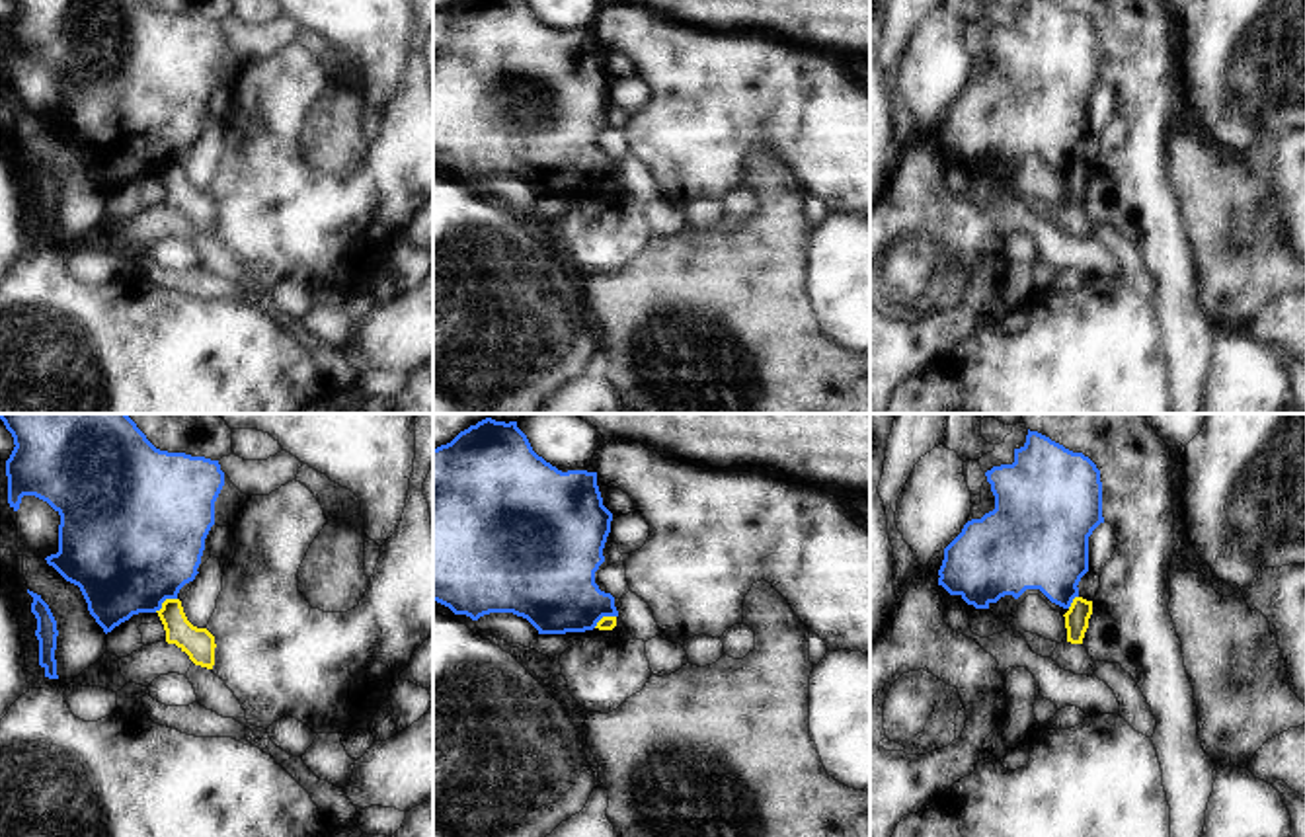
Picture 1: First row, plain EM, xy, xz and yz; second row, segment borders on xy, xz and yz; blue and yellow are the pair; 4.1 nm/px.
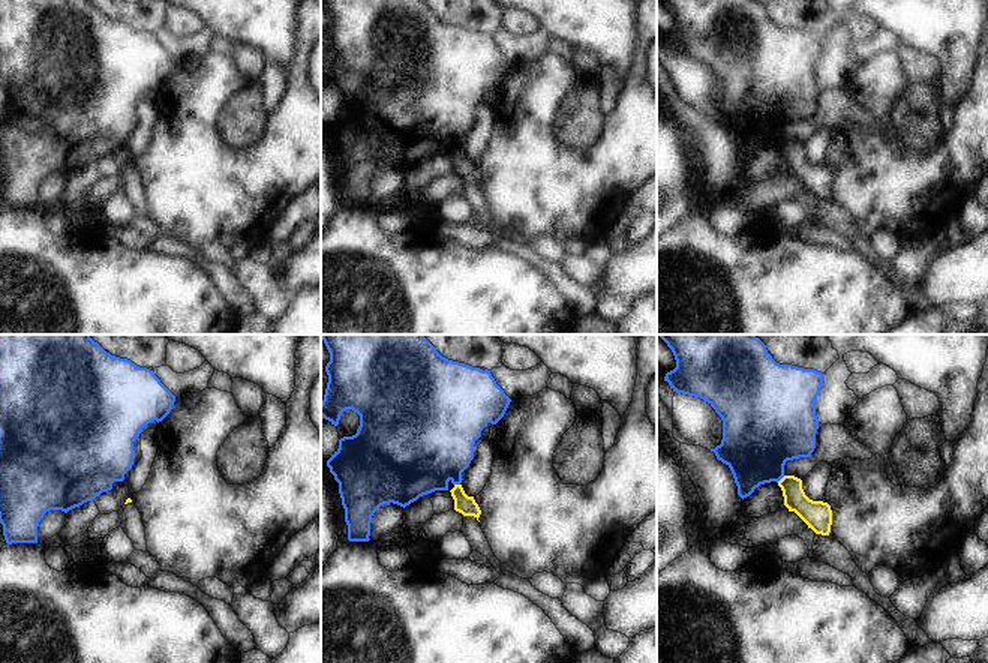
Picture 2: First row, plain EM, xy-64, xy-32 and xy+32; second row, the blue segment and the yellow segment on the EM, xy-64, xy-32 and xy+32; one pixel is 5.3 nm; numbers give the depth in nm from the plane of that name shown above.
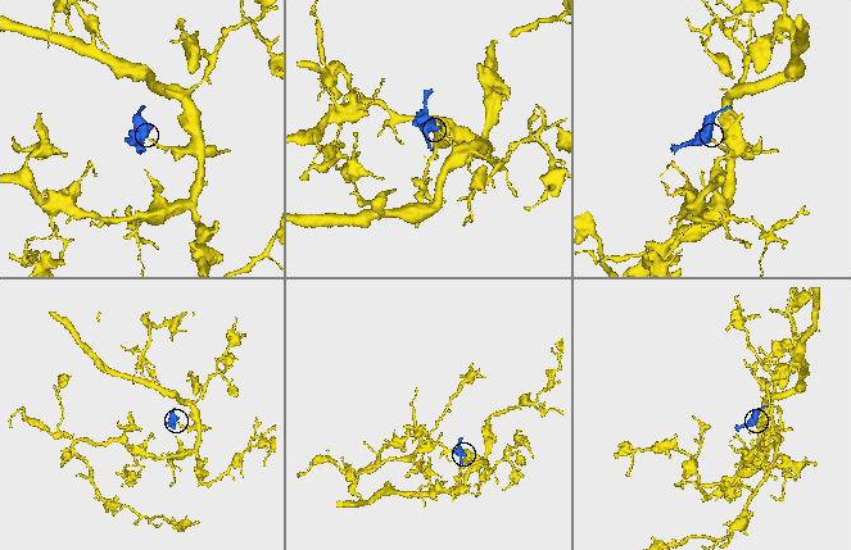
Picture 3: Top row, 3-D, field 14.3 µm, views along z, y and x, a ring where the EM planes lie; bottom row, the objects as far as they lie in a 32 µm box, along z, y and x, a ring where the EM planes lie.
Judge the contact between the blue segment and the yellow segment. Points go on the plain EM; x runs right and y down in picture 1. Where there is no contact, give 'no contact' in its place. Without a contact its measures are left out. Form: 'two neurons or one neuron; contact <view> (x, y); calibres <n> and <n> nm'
two neurons; contact xy (164, 162); calibres 500 and 130 nm

